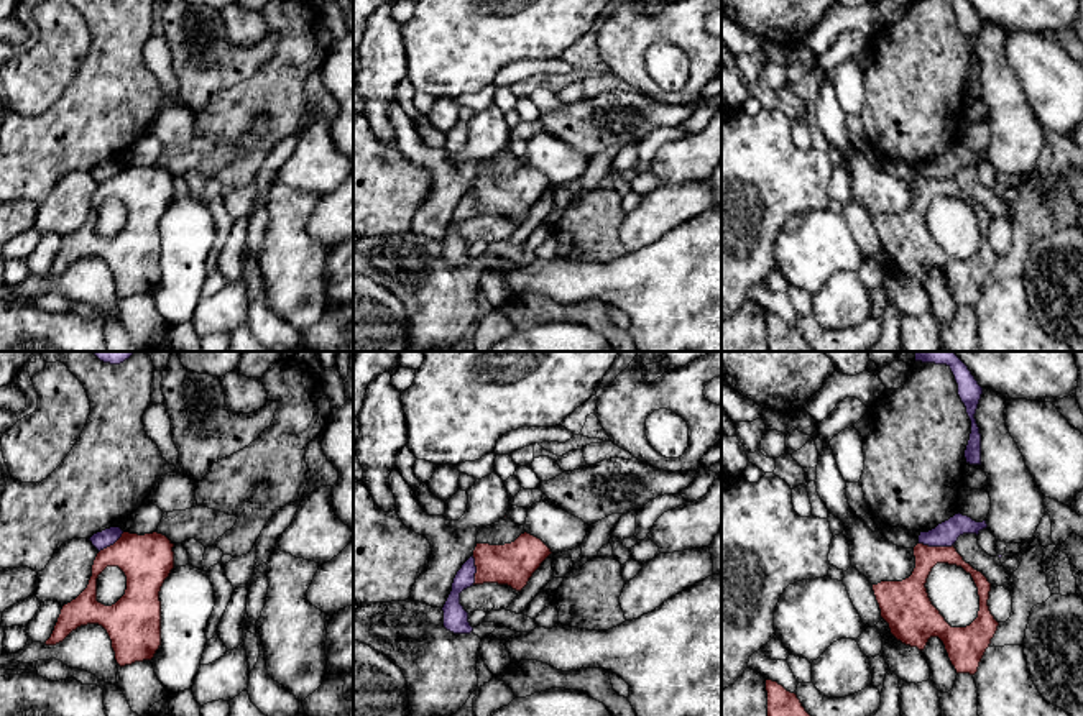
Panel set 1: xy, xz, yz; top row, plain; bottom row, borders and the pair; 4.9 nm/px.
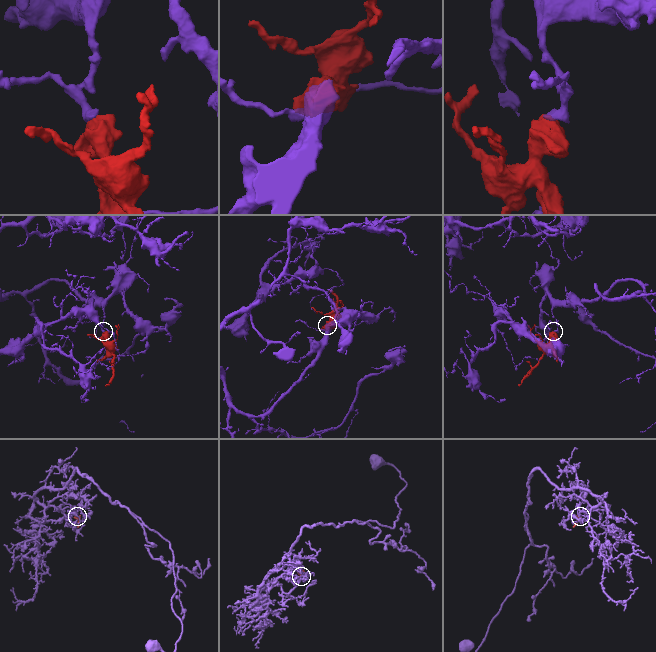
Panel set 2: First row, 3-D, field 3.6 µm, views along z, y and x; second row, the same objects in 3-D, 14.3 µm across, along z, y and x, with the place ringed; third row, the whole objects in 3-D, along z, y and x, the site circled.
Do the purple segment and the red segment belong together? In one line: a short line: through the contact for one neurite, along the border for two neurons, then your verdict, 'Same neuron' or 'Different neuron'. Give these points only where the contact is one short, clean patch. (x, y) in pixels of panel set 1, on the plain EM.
Line: yz (919, 174), (952, 178). Different neuron

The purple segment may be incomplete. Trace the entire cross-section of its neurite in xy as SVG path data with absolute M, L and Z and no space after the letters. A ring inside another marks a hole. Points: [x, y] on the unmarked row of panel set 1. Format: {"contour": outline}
{"contour": "M110 159L102 164L94 166L89 172L100 184L113 177L122 169L122 166L123 163L120 159Z"}

